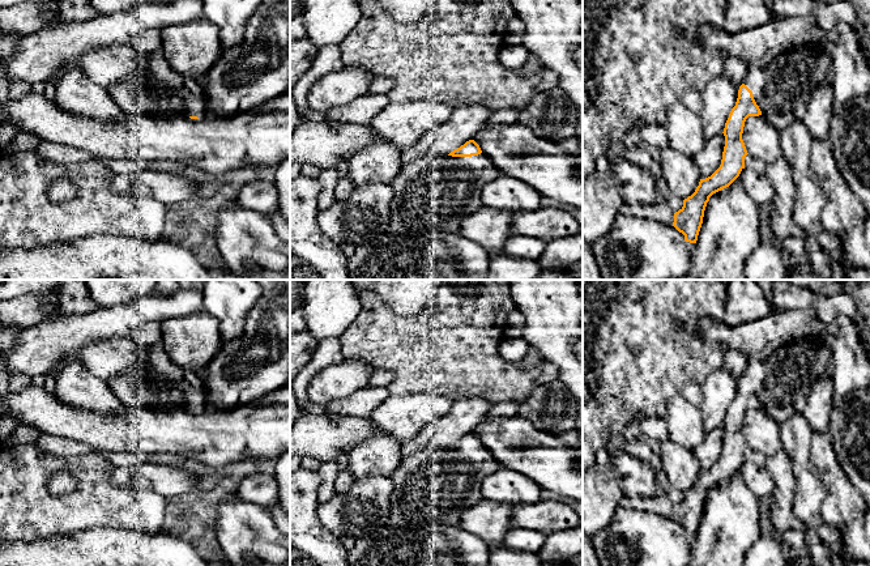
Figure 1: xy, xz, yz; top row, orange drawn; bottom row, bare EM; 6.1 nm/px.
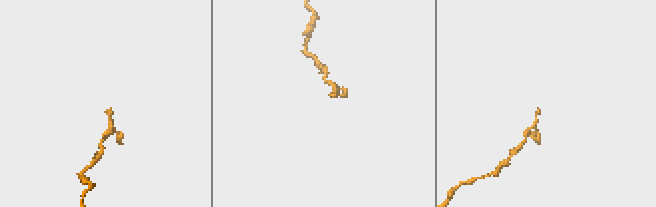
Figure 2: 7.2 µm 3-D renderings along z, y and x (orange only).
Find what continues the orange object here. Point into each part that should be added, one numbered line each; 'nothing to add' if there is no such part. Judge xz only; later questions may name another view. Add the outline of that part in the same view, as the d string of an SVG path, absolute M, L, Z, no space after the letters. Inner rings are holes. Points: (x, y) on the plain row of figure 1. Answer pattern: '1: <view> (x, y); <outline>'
1: xz (436, 485); M430 446L411 452L391 474L393 493L387 527L459 525L461 515L482 501L483 478L500 467L483 446L472 450Z

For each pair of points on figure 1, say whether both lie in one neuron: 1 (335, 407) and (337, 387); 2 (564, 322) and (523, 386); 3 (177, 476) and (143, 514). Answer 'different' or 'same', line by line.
1: different
2: different
3: different

